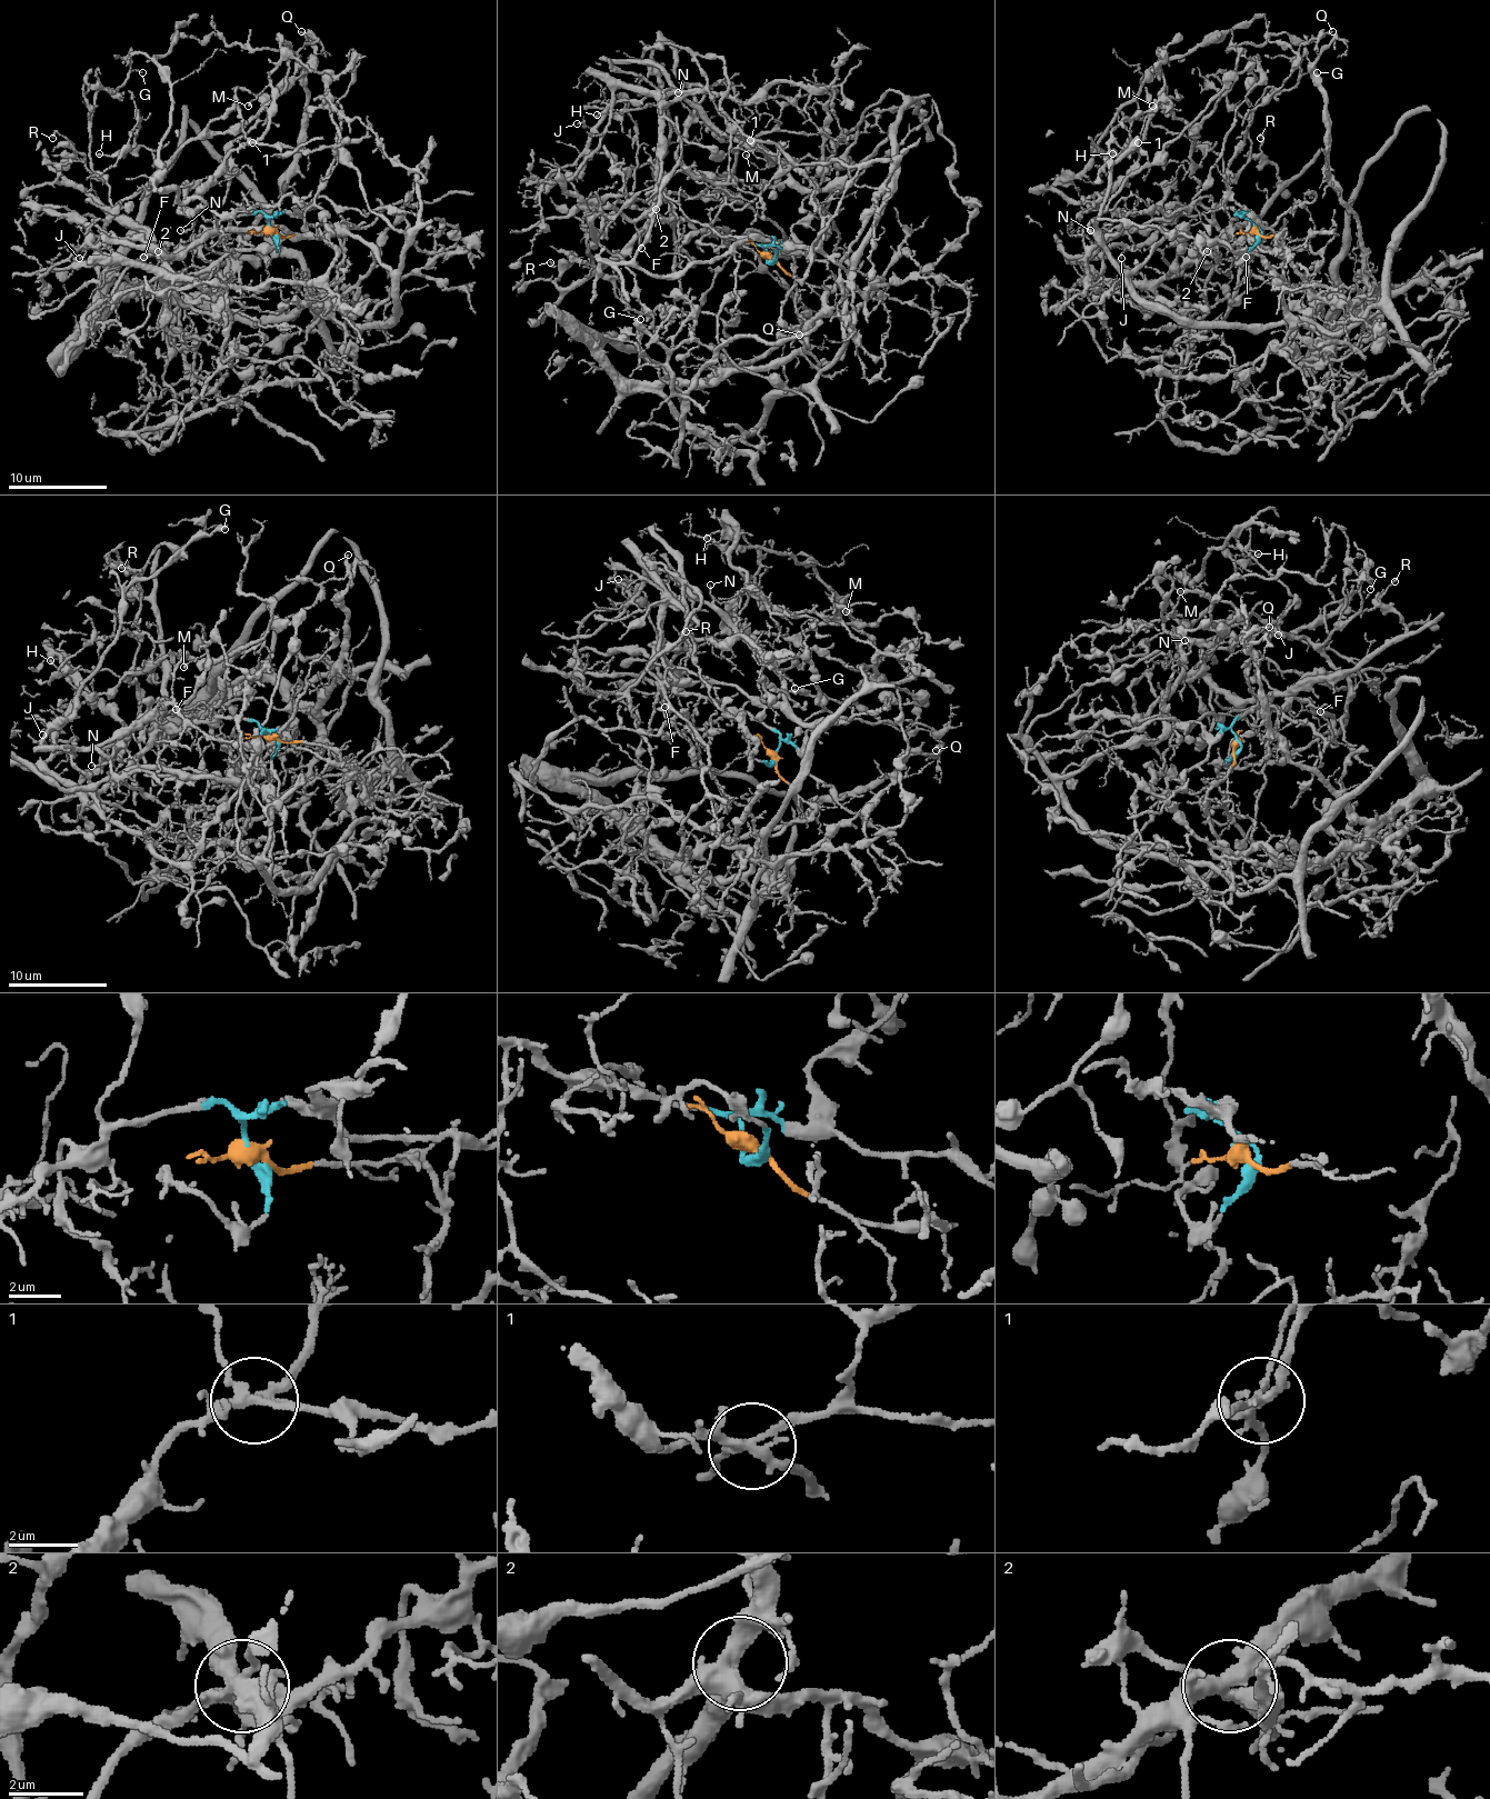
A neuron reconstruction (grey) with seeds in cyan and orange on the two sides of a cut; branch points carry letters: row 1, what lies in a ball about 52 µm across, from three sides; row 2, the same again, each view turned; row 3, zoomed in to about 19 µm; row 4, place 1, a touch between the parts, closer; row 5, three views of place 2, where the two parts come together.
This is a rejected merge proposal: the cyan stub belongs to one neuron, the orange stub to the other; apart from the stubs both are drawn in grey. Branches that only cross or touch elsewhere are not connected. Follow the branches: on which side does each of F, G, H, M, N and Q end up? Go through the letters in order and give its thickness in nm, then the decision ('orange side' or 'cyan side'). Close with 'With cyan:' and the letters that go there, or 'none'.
F: calibre 140 nm; cyan side
G: calibre 130 nm; cyan side
H: calibre 160 nm; cyan side
M: calibre 140 nm; orange side
N: calibre 120 nm; orange side
Q: calibre 140 nm; cyan side
With cyan: F, G, H, Q

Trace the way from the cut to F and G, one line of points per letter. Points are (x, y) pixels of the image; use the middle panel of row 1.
F: (769, 259), (759, 243), (702, 235), (684, 219), (642, 217), (636, 225), (640, 249)
G: (769, 259), (682, 219), (581, 205), (593, 241), (608, 217), (591, 263), (640, 318)

